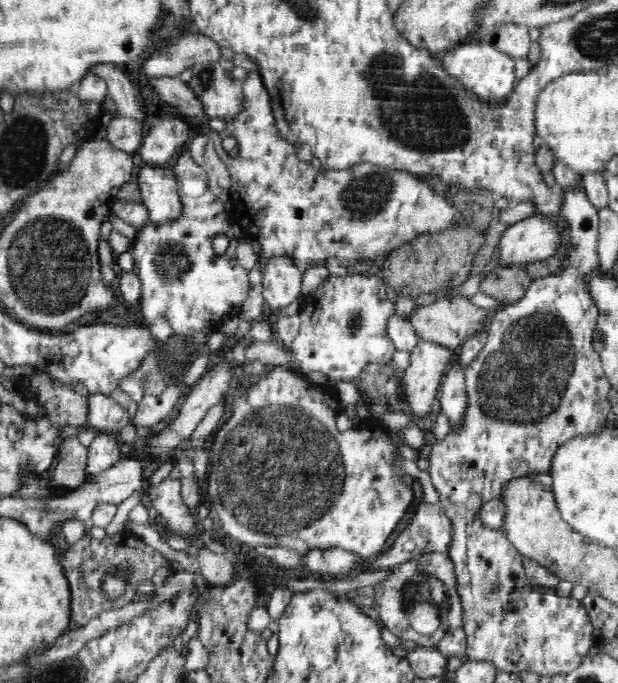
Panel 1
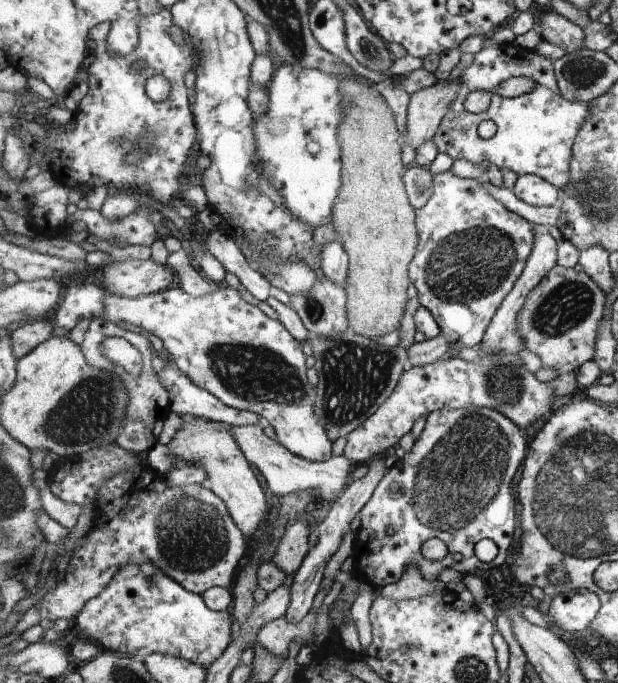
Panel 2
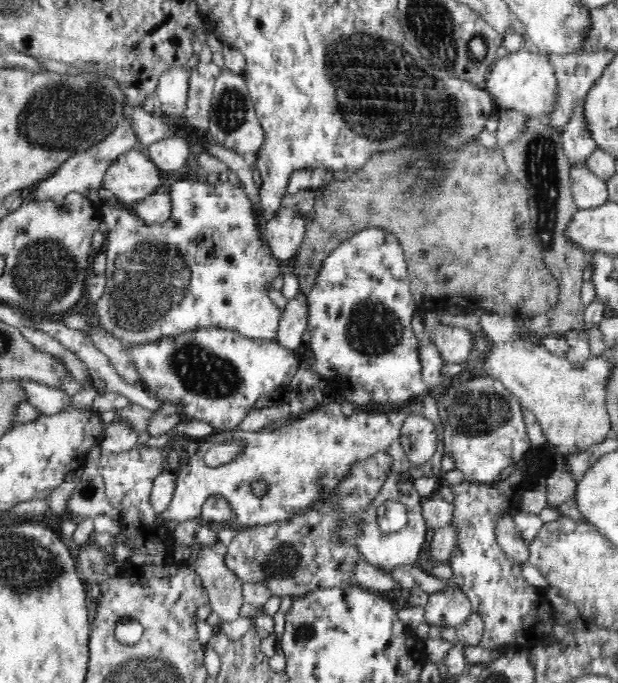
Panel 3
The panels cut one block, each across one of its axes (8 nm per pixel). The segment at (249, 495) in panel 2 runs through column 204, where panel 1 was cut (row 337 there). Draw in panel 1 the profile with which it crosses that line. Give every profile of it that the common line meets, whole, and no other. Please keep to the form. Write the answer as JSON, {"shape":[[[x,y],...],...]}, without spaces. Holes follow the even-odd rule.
{"shape":[[[440,296],[430,304],[419,304],[414,306],[407,320],[414,328],[419,340],[430,341],[441,344],[446,348],[457,351],[460,344],[470,335],[478,332],[482,328],[483,320],[489,316],[489,310],[472,304],[464,296]]]}

